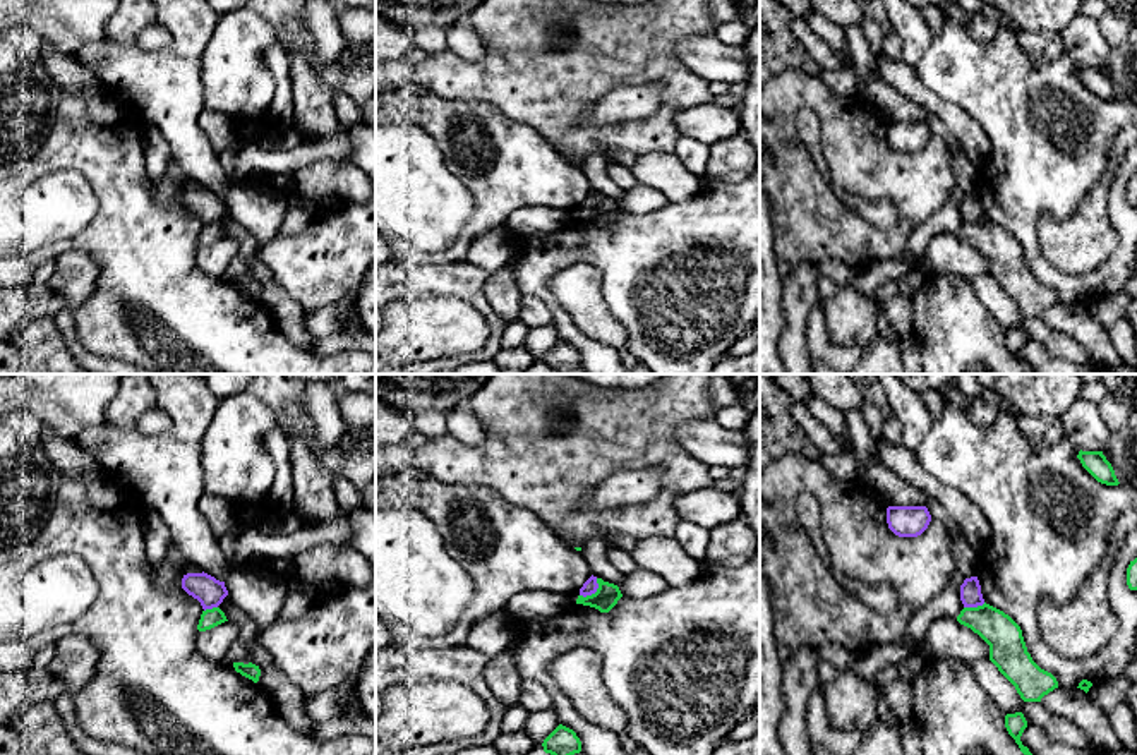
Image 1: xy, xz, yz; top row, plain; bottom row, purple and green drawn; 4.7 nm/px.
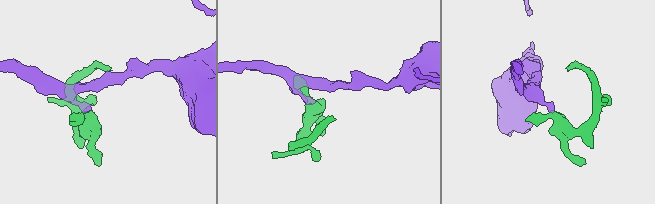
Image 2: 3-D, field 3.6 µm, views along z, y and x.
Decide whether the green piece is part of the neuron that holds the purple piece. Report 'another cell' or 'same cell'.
another cell

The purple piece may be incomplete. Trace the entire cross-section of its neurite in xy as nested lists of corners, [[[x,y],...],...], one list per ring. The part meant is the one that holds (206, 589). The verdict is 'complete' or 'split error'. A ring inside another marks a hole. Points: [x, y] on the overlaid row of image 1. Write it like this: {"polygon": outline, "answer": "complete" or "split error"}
{"polygon": [[[187,573],[182,578],[182,589],[197,599],[202,609],[218,607],[228,595],[225,582],[216,580],[208,573]]], "answer": "complete"}

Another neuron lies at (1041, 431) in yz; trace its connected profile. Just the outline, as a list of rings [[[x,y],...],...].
[[[1017,417],[1019,431],[1036,446],[1055,444],[1063,438],[1062,420],[1056,417]]]

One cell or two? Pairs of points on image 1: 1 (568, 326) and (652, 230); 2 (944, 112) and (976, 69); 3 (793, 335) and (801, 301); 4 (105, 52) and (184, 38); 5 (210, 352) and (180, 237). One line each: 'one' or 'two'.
1: one
2: two
3: one
4: one
5: one

